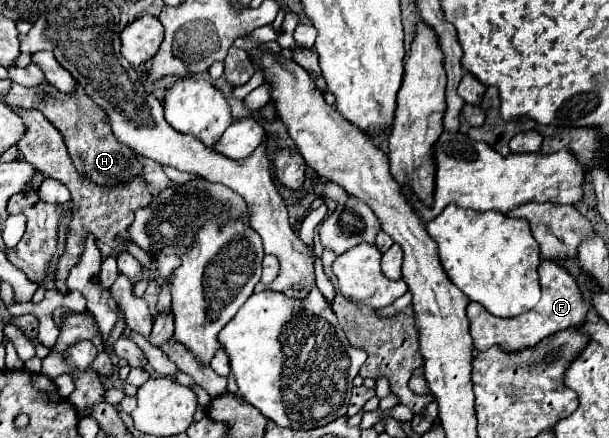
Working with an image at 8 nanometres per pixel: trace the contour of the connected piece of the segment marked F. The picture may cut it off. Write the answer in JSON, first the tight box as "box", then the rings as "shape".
{"box":[467,260,591,352],"shape":[[[543,260],[539,266],[539,282],[541,282],[541,294],[543,294],[539,304],[521,316],[497,318],[489,314],[479,302],[471,302],[467,306],[467,318],[471,322],[471,336],[473,336],[475,350],[487,350],[499,344],[505,352],[517,352],[517,350],[535,346],[539,340],[555,332],[561,332],[565,328],[573,328],[585,320],[587,312],[591,310],[591,304],[579,292],[577,280],[569,272],[565,272],[561,264],[557,264],[555,260]]]}

